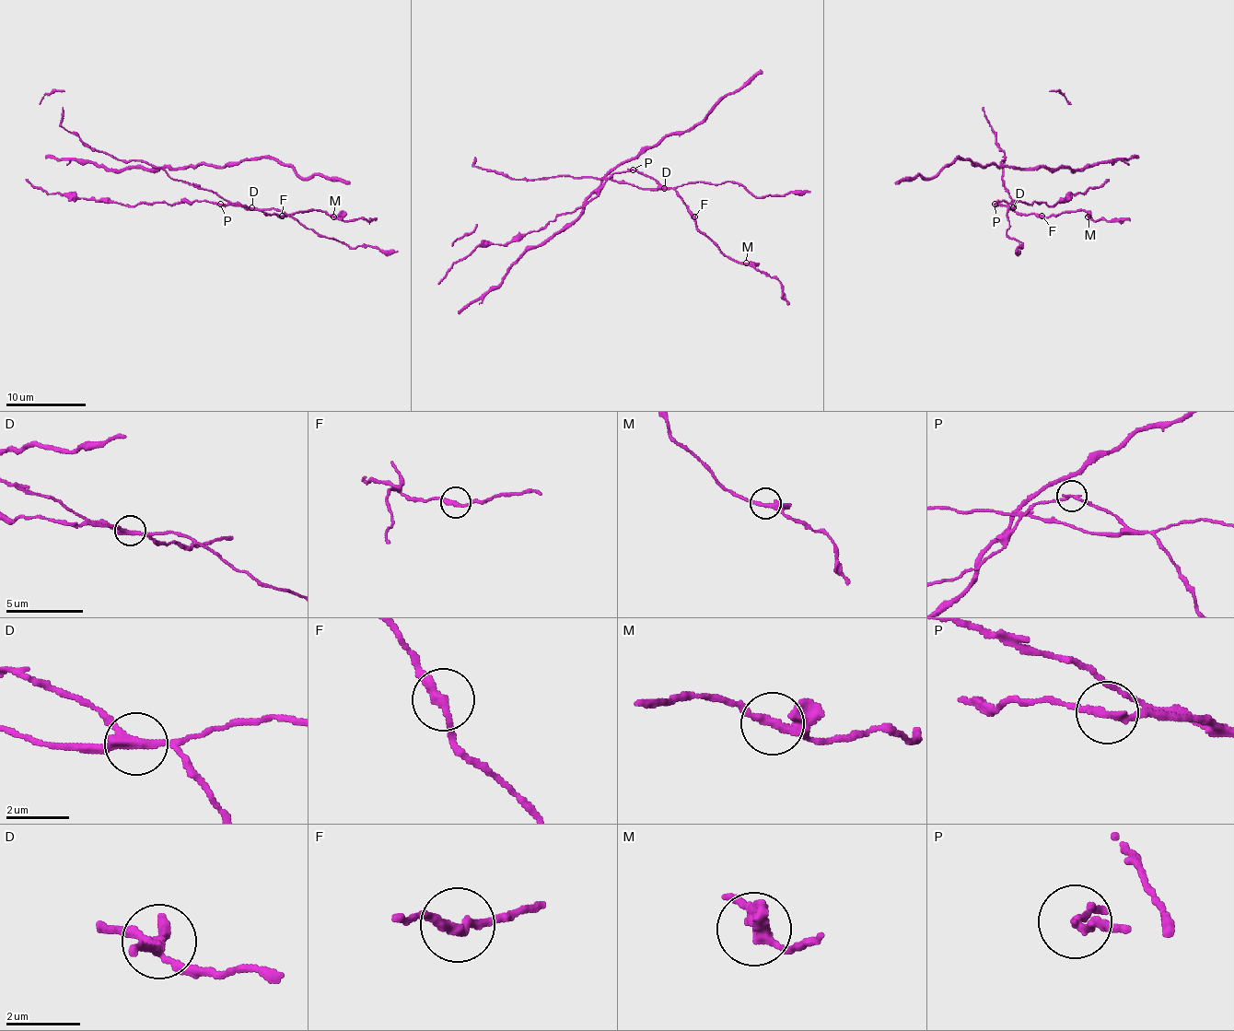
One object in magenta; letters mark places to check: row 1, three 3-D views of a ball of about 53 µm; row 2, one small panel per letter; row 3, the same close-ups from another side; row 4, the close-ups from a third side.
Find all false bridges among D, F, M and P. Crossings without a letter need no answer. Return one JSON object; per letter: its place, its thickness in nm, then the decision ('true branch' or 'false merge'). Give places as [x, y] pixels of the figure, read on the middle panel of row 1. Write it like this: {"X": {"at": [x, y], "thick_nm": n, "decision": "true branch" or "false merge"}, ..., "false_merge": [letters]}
{"D": {"at": [664, 188], "thick_nm": 260, "decision": "false merge"}, "F": {"at": [694, 216], "thick_nm": 280, "decision": "true branch"}, "M": {"at": [746, 263], "thick_nm": 240, "decision": "true branch"}, "P": {"at": [633, 169], "thick_nm": 190, "decision": "false merge"}, "false_merge": ["D", "P"]}

